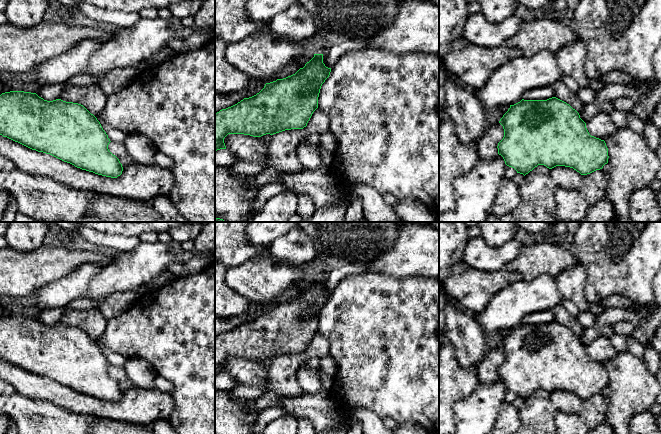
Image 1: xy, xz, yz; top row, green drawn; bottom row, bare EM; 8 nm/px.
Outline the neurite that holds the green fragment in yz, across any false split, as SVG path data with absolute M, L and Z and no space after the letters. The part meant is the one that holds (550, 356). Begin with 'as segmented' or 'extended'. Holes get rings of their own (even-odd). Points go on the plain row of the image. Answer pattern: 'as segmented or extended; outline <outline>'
as segmented; outline M556 321L547 324L522 323L520 326L510 329L499 347L503 350L504 361L498 367L498 378L503 381L507 390L514 392L517 397L524 400L538 389L544 389L549 393L556 390L570 391L581 399L587 399L602 393L608 387L608 372L605 365L591 360L579 337L569 328Z

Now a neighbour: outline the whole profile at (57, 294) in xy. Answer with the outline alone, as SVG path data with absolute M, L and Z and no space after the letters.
M85 263L66 276L44 285L36 291L35 307L40 311L65 308L71 301L85 298L91 280L103 266L97 263Z

